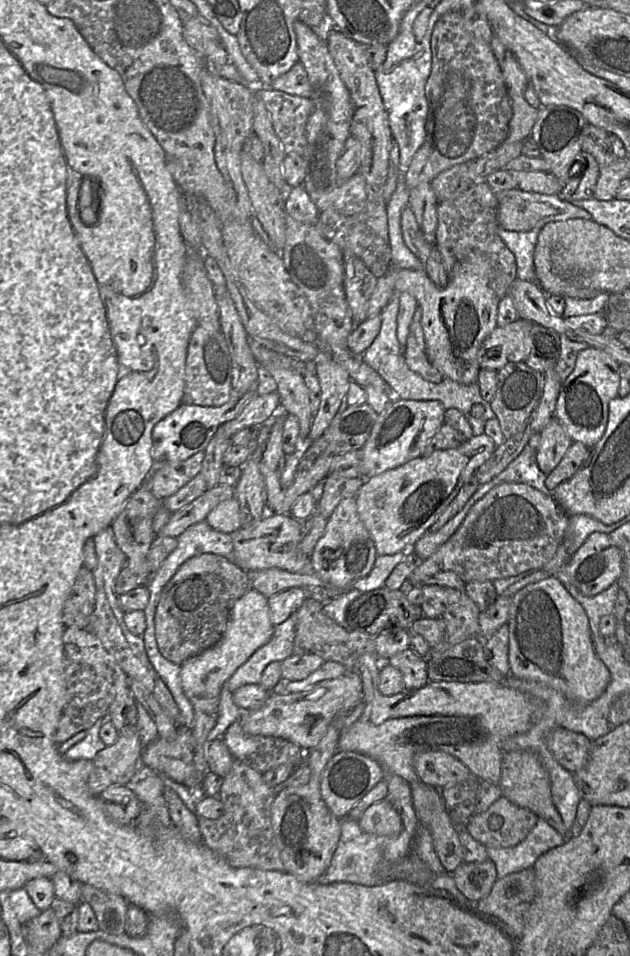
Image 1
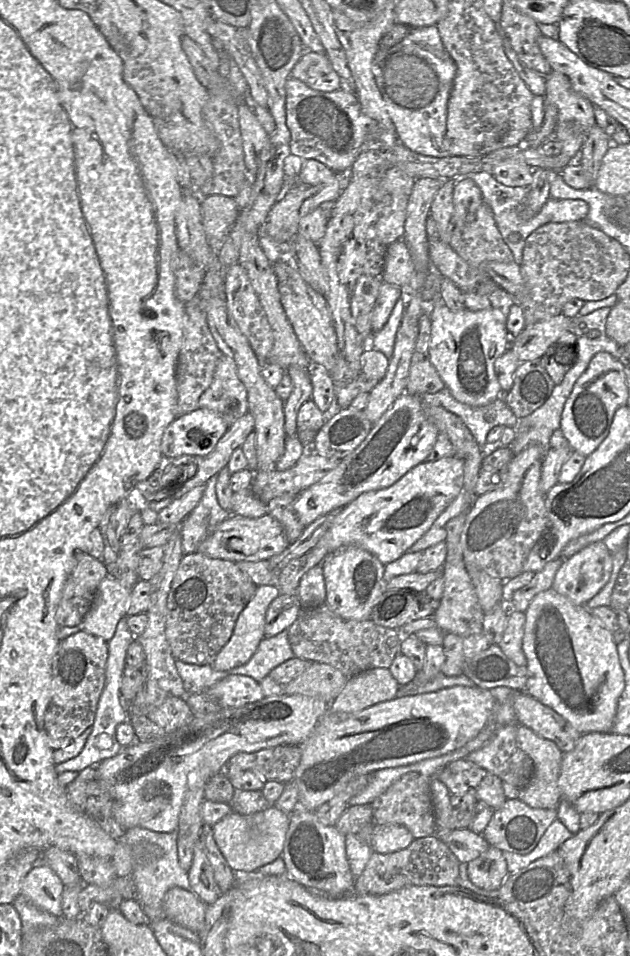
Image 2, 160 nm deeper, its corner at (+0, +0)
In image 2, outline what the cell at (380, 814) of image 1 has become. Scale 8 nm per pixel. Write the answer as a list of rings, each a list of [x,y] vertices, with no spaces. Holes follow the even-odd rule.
[[[375,824],[370,846],[374,852],[387,854],[408,847],[414,837],[410,831],[398,824]]]

